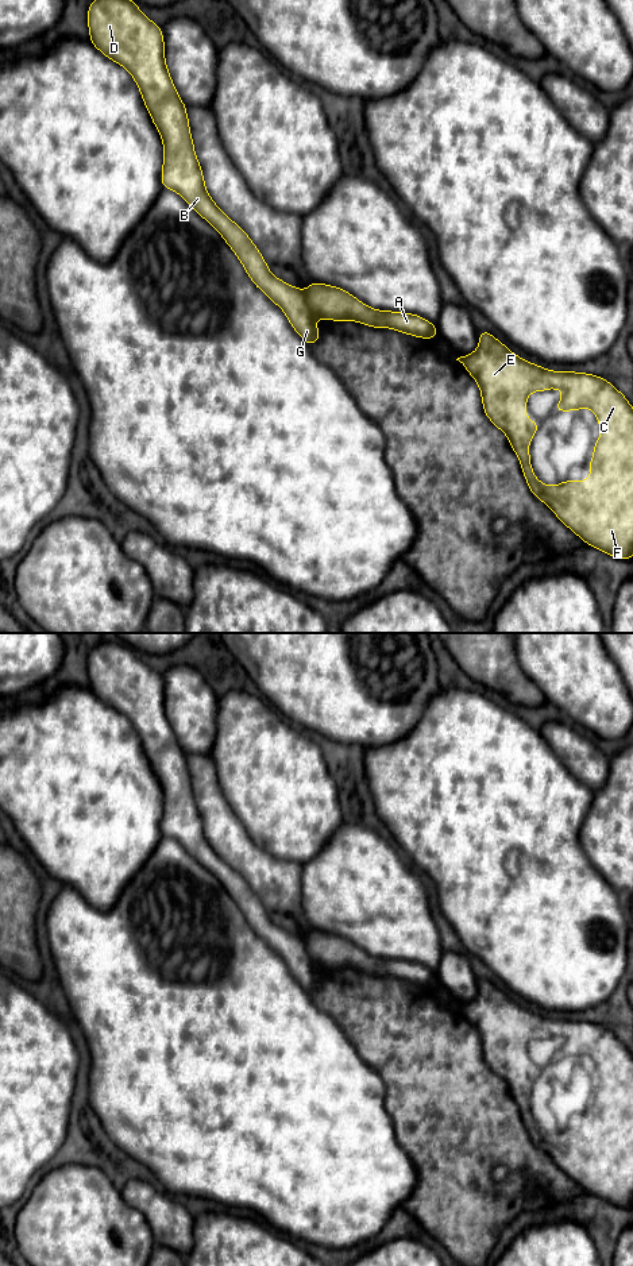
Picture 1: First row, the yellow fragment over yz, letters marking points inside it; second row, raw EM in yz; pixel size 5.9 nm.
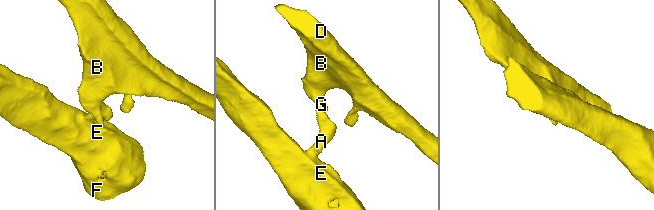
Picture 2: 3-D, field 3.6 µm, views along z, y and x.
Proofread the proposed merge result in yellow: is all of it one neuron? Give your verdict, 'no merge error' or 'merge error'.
merge error

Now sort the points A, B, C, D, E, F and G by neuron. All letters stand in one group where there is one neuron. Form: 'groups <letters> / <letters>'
groups A C E F / B D G

